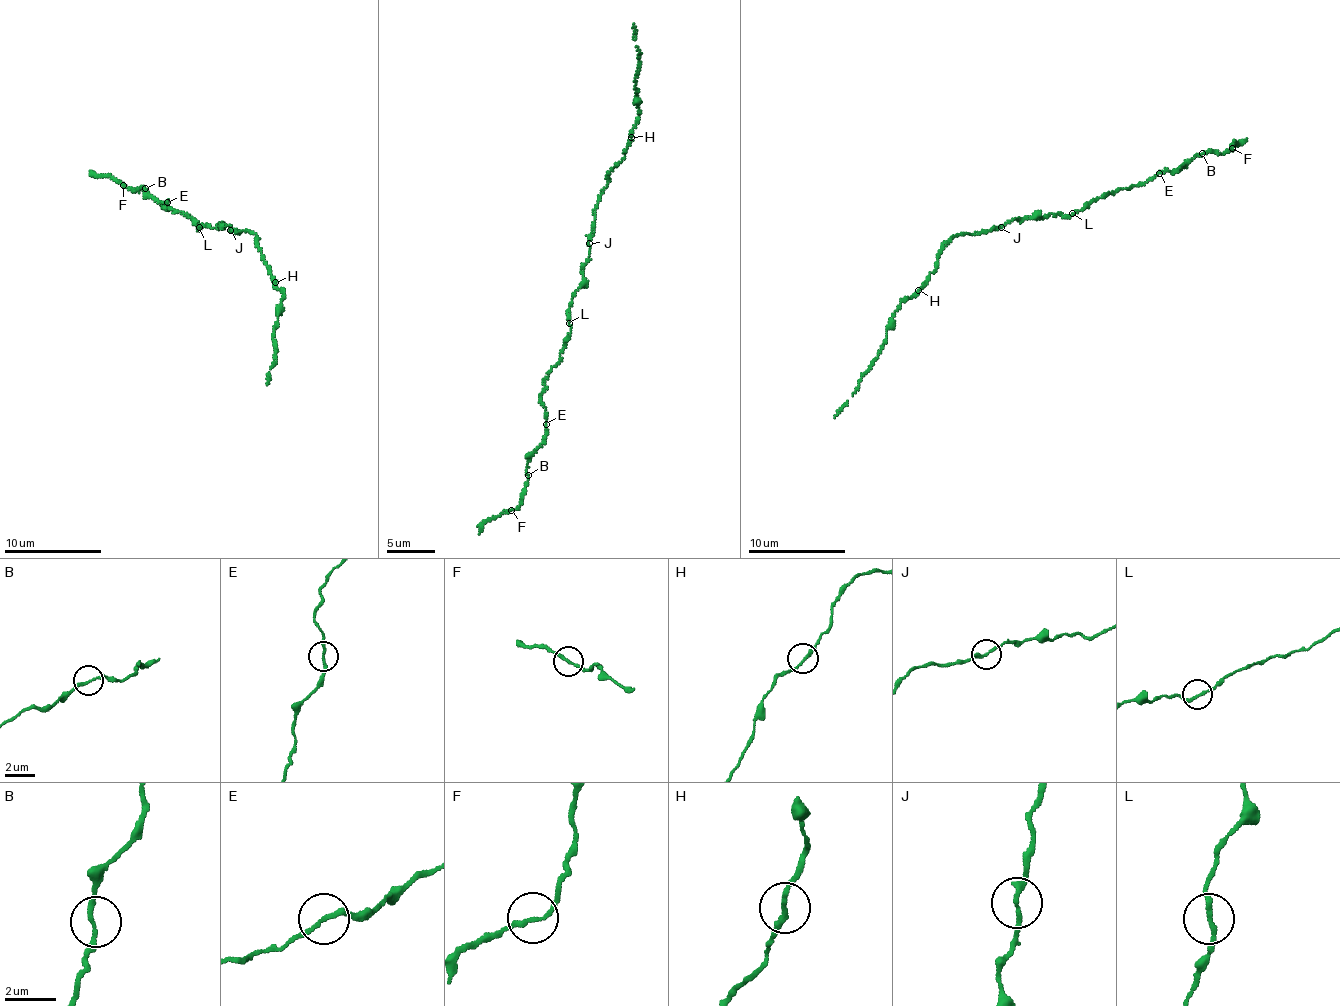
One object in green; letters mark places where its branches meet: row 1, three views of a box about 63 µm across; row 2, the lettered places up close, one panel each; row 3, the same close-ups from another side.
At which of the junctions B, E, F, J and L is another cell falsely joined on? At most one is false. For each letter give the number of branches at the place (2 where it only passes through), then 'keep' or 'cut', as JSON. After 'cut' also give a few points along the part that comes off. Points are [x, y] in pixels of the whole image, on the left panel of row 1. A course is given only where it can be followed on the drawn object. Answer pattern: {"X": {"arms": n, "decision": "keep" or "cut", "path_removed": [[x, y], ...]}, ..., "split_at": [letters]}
{"B": {"arms": 2, "decision": "keep"}, "E": {"arms": 2, "decision": "keep"}, "F": {"arms": 2, "decision": "keep"}, "J": {"arms": 2, "decision": "keep"}, "L": {"arms": 2, "decision": "keep"}, "split_at": []}

